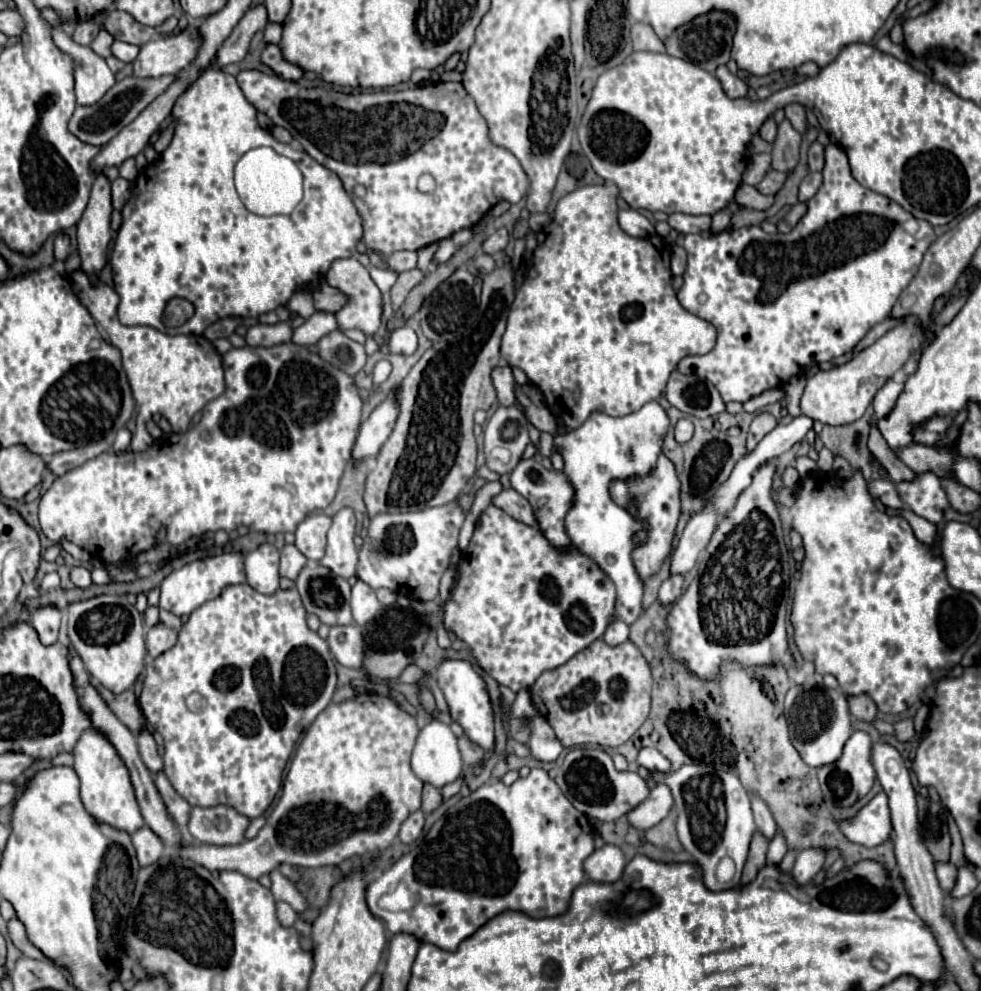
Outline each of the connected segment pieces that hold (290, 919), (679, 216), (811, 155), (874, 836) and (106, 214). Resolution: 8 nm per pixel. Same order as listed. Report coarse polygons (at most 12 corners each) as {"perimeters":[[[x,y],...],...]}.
{"perimeters":[[[276,903],[278,919],[292,927],[298,913],[288,903]],[[672,213],[668,223],[678,233],[710,229],[710,215]],[[814,141],[808,151],[810,171],[824,169],[824,145]],[[878,793],[854,819],[844,835],[874,847],[892,835],[888,795]],[[96,175],[78,221],[78,255],[86,273],[106,265],[112,195]]]}

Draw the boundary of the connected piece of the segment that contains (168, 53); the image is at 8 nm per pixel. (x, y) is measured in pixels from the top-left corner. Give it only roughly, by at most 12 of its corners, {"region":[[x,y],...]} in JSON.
{"region":[[196,27],[140,47],[134,77],[176,75],[198,51]]}

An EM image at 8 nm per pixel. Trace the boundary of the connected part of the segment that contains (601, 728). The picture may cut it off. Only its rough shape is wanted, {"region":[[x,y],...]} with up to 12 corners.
{"region":[[596,639],[530,697],[564,747],[620,747],[650,713],[634,643]]}

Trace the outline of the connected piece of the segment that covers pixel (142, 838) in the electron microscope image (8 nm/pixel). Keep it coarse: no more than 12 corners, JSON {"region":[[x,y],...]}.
{"region":[[146,825],[132,833],[140,867],[160,859],[162,839]]}

